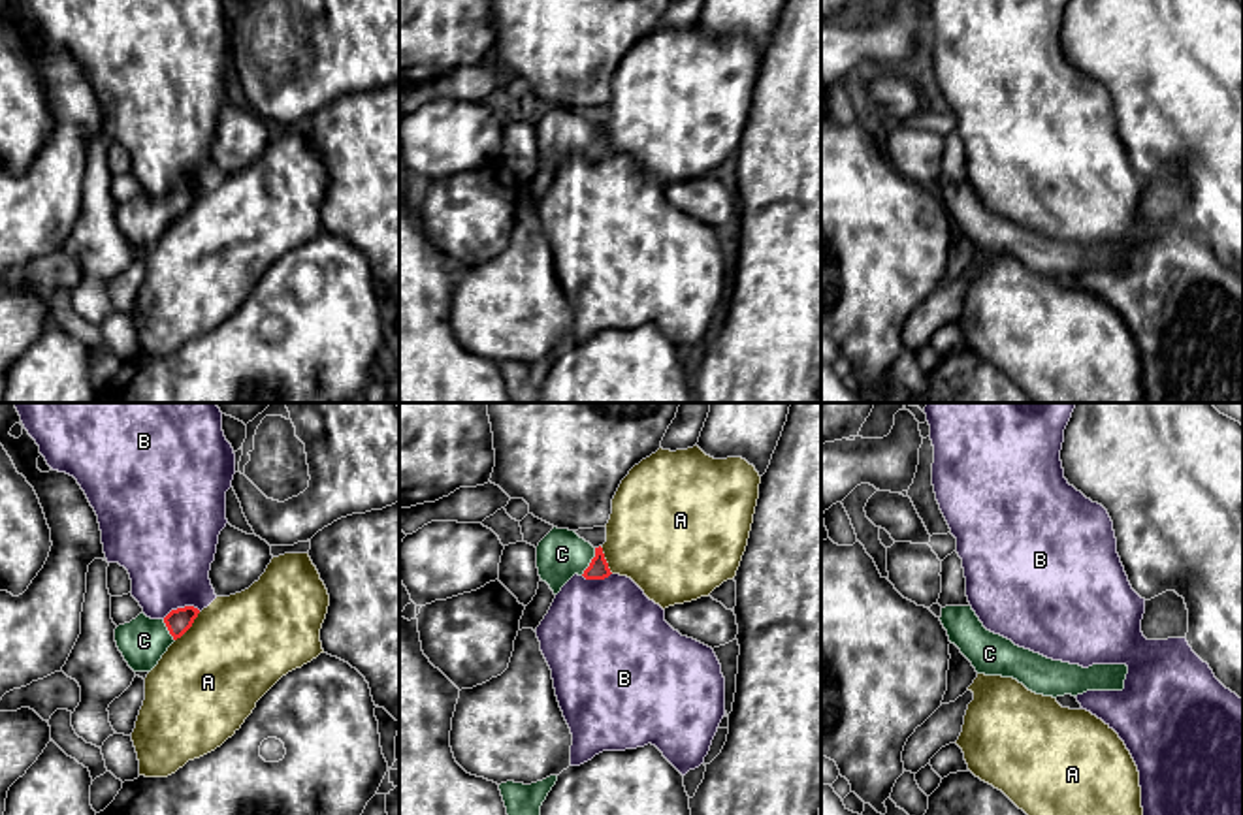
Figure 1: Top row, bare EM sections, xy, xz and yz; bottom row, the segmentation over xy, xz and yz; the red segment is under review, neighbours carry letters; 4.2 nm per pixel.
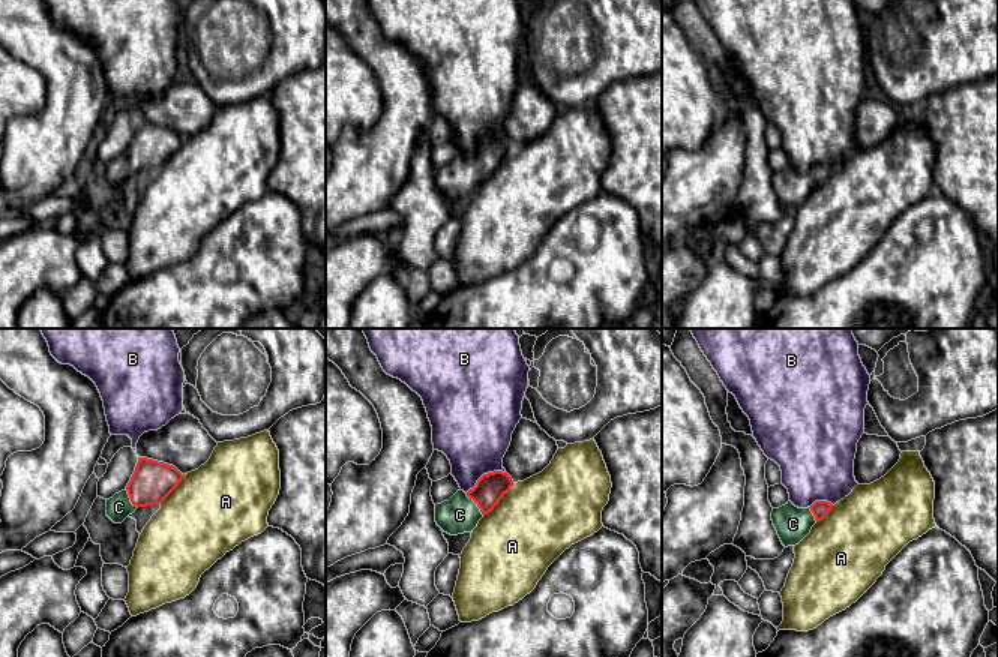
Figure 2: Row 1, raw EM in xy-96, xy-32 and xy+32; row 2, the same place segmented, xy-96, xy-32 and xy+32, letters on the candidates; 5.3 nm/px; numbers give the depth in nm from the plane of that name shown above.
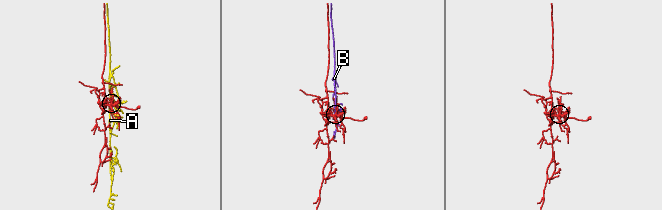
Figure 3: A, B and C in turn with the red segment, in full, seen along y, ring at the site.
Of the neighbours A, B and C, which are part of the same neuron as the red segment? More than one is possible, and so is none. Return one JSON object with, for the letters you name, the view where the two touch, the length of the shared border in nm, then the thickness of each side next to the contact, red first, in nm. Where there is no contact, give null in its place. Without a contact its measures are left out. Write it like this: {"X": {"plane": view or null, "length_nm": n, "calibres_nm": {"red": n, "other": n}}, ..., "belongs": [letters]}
{"C": {"plane": "xz", "length_nm": 140, "calibres_nm": {"red": 90, "other": 200}}, "belongs": ["C"]}

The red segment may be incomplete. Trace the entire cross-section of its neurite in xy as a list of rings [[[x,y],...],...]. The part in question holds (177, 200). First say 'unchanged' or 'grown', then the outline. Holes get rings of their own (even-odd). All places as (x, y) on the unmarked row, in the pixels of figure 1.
grown | [[[194,184],[171,188],[164,198],[151,198],[141,190],[115,207],[117,226],[134,250],[151,250],[168,226],[192,205],[198,192]]]

